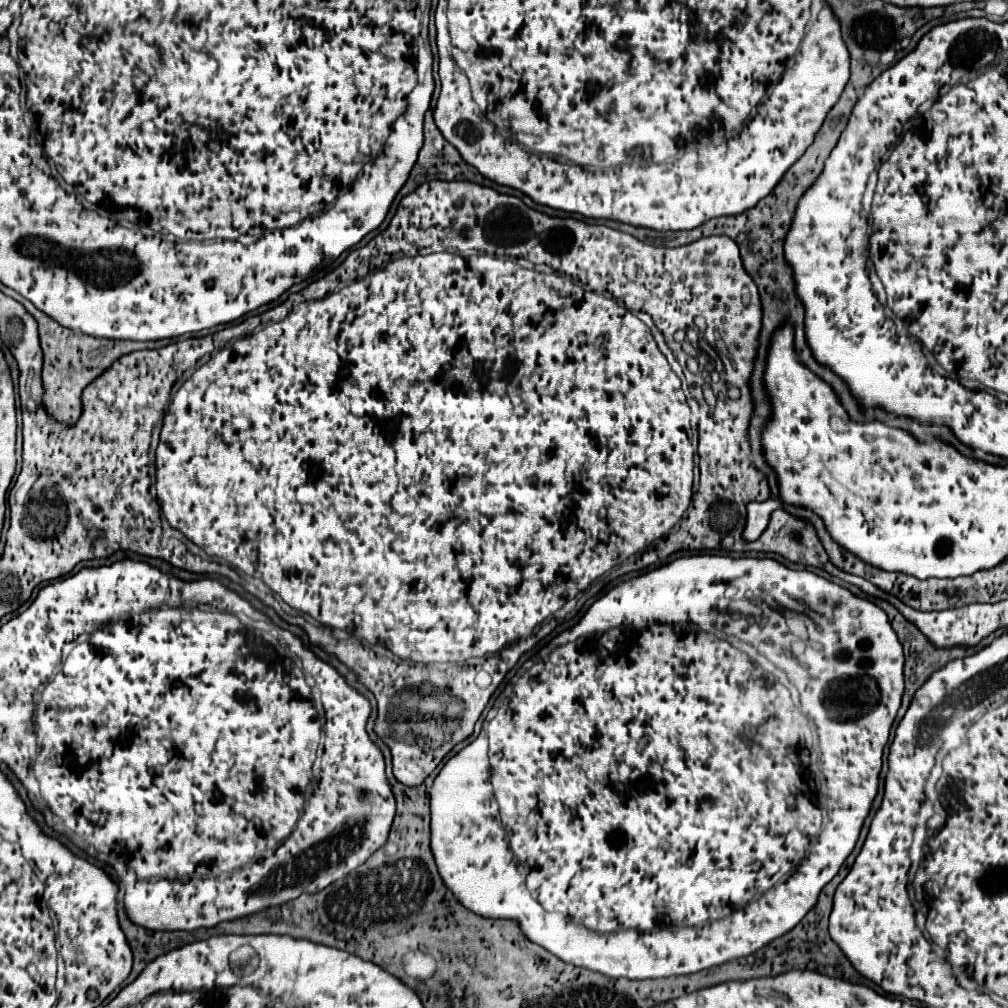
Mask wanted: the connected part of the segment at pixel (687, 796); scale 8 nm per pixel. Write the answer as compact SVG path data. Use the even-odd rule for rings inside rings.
M688 555L674 559L662 567L656 567L644 575L632 577L618 583L600 599L596 599L584 617L570 629L548 641L538 657L530 659L526 671L518 675L514 683L498 697L498 707L486 715L480 735L450 757L442 771L436 775L430 787L430 849L438 867L438 873L446 889L464 905L468 911L486 919L510 919L516 921L520 931L532 943L544 947L552 955L566 963L596 971L608 977L626 979L660 979L690 975L722 963L748 957L754 951L772 943L780 935L794 929L802 917L816 905L824 885L840 871L846 857L852 853L864 819L868 817L870 805L878 791L878 775L882 767L882 751L890 737L890 727L900 709L904 693L904 653L900 641L886 617L886 613L868 599L852 595L848 589L830 583L828 579L808 569L788 569L774 559L756 557L728 557L728 555ZM726 587L760 587L768 591L782 607L802 609L822 631L820 653L804 653L798 663L784 663L784 673L798 691L798 703L794 703L790 691L780 683L772 683L762 673L756 673L756 663L726 639L706 631L714 623L714 611L726 611ZM832 675L872 675L880 683L880 703L876 711L868 711L864 719L828 719L824 703L820 703L820 687L832 679ZM820 727L820 769L828 785L828 821L824 827L824 807L814 799L812 789L806 781L806 763L812 749L812 735Z

